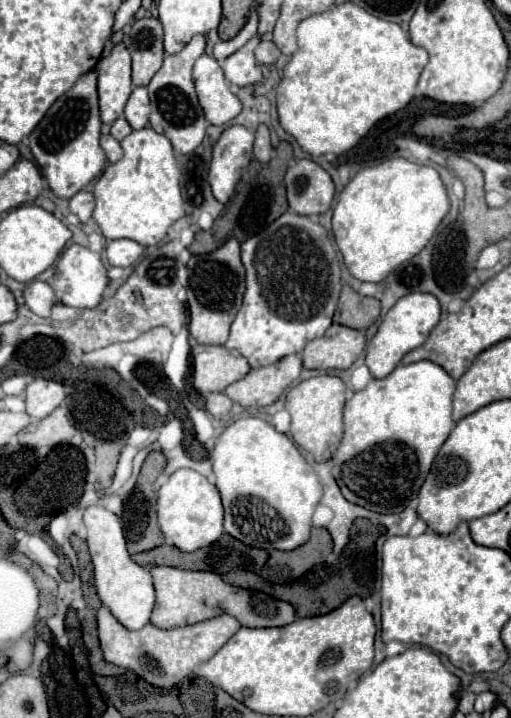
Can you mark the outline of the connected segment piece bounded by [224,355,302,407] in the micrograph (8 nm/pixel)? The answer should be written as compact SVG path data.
M288 355L272 365L252 369L244 379L226 387L224 393L242 407L272 405L284 393L284 389L298 379L300 371L302 357Z

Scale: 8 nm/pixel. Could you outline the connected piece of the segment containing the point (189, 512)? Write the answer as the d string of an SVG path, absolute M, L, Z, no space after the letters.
M178 469L170 475L158 491L158 525L166 541L180 551L198 551L200 547L212 545L224 533L224 507L220 493L208 479L211 474L200 475L194 469Z

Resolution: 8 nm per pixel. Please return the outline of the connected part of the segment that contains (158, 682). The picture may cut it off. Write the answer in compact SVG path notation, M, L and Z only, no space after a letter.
M108 607L98 609L98 635L104 659L112 665L126 667L134 671L138 677L146 679L154 687L174 687L188 673L192 673L200 663L208 661L216 655L216 651L240 629L240 621L236 617L222 613L220 617L200 621L196 625L176 627L176 629L160 629L152 623L138 631L130 631L110 613Z

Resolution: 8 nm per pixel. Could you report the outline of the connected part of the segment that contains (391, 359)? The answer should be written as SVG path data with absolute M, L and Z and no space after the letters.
M408 293L404 295L382 319L376 335L372 337L368 349L366 349L366 365L372 373L372 377L382 379L388 373L394 371L394 367L400 363L400 359L416 349L418 345L422 345L426 341L426 337L430 335L430 331L438 325L440 321L440 303L434 295L430 293Z

